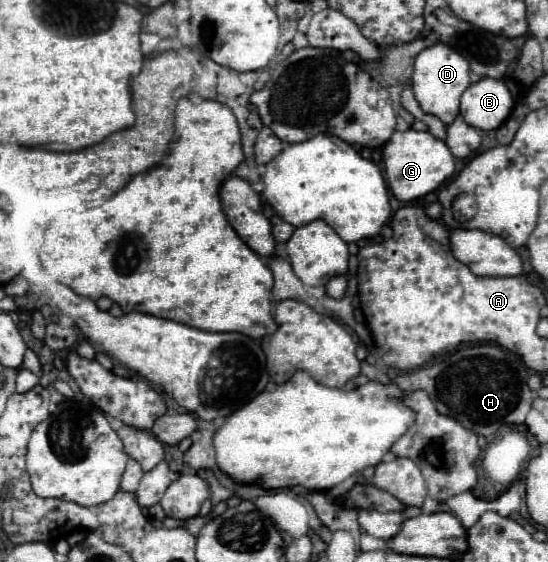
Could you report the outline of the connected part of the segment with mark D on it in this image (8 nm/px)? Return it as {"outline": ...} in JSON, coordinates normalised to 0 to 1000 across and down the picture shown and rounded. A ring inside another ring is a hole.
{"outline":[[[792,78],[774,85],[763,100],[759,100],[759,114],[755,114],[755,128],[752,128],[752,160],[755,171],[766,185],[766,192],[774,199],[785,199],[792,206],[799,206],[810,221],[825,217],[836,206],[836,185],[839,185],[839,171],[843,164],[858,153],[858,117],[854,107],[847,100],[839,100],[828,85],[821,85],[818,78]]]}

